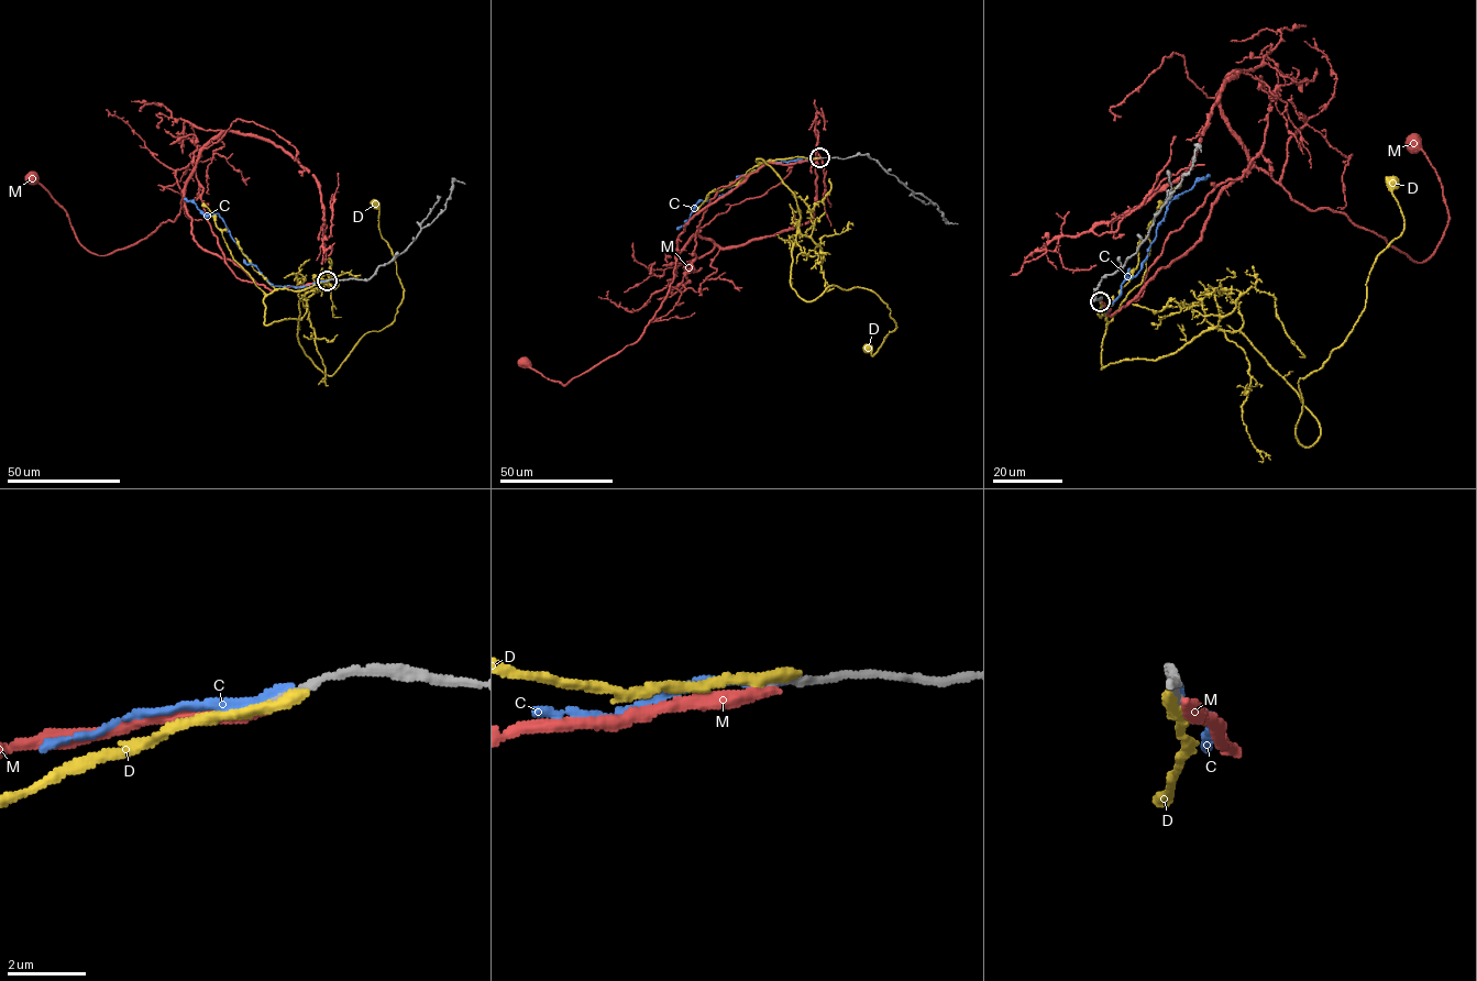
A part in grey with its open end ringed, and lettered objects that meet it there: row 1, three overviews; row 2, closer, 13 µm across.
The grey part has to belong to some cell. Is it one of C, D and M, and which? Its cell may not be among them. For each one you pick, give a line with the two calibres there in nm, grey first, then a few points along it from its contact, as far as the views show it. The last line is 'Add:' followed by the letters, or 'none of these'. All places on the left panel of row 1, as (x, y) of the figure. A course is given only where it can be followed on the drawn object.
D: calibres 220 and 360 nm; course (327, 280), (267, 294), (264, 323), (301, 319), (306, 299), (298, 341), (331, 375), (403, 298), (374, 202)
Add: D

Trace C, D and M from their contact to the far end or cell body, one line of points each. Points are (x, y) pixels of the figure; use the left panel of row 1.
C: (327, 280), (300, 287), (273, 285), (247, 260), (218, 213), (205, 216), (191, 201), (184, 199)
D: (327, 280), (267, 294), (264, 323), (301, 319), (306, 299), (298, 341), (331, 375), (403, 298), (374, 202)
M: (327, 280), (258, 285), (197, 243), (184, 194), (173, 221), (96, 255), (31, 178)

